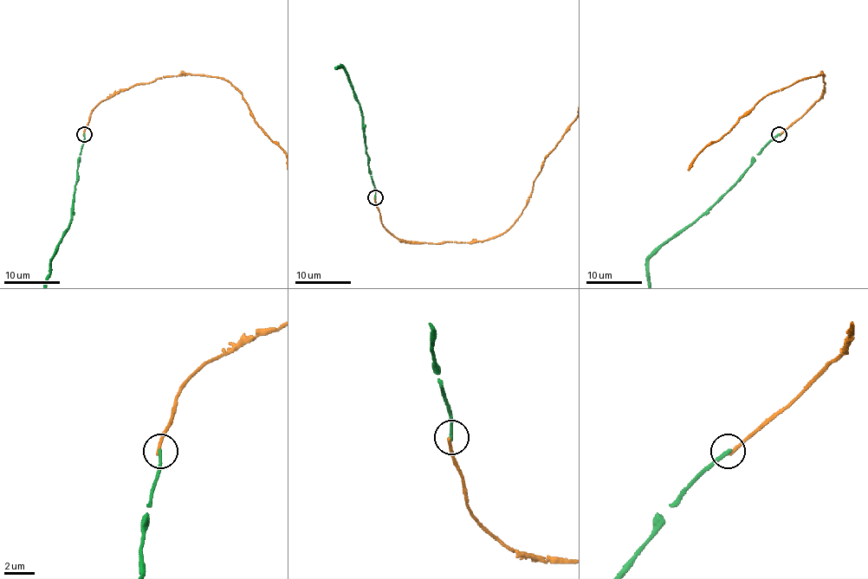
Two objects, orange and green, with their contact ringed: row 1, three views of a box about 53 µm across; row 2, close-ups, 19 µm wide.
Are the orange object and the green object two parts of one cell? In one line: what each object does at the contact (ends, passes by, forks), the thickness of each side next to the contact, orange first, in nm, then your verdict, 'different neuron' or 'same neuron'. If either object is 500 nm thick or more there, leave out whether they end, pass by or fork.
orange ends; green ends; calibres 190 and 240 nm; different neuron

